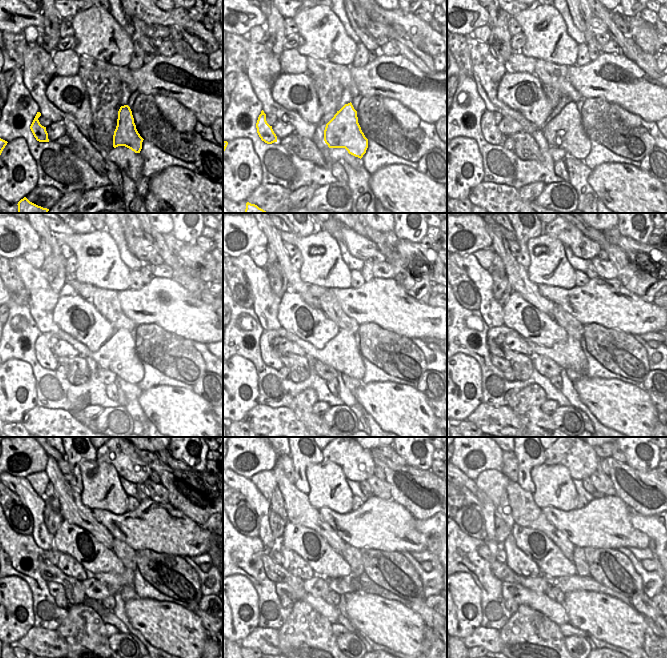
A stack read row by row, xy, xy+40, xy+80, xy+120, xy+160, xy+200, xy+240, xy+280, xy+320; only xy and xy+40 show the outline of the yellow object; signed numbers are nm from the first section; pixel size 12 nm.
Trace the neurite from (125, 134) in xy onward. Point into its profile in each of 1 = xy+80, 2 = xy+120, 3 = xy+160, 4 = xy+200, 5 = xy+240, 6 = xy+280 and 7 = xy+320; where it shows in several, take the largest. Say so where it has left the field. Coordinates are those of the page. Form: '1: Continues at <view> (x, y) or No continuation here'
1: Continues at xy+80 (565, 131)
2: Continues at xy+120 (117, 354)
3: Continues at xy+160 (342, 353)
4: Continues at xy+200 (569, 355)
5: Continues at xy+240 (114, 581)
6: Continues at xy+280 (282, 589)
7: Continues at xy+320 (556, 612)

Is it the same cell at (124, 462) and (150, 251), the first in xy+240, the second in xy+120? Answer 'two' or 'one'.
one

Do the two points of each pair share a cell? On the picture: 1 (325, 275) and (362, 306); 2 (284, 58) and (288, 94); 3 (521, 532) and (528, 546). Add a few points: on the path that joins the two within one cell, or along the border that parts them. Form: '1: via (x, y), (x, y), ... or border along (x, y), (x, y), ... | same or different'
1: border along (318, 285), (324, 288), (350, 287) | different
2: border along (281, 72), (307, 73) | different
3: via (522, 535), (528, 543) | same

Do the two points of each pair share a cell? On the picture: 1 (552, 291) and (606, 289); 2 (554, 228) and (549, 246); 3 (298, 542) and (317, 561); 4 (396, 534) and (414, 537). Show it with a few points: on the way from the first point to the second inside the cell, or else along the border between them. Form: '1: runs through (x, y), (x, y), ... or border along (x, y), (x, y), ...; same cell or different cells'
1: runs through (565, 293), (578, 293), (582, 289), (593, 289); same cell
2: border along (544, 233), (558, 238), (564, 244); different cells
3: runs through (305, 549), (307, 560), (310, 561); same cell
4: runs through (400, 534), (410, 537); same cell

